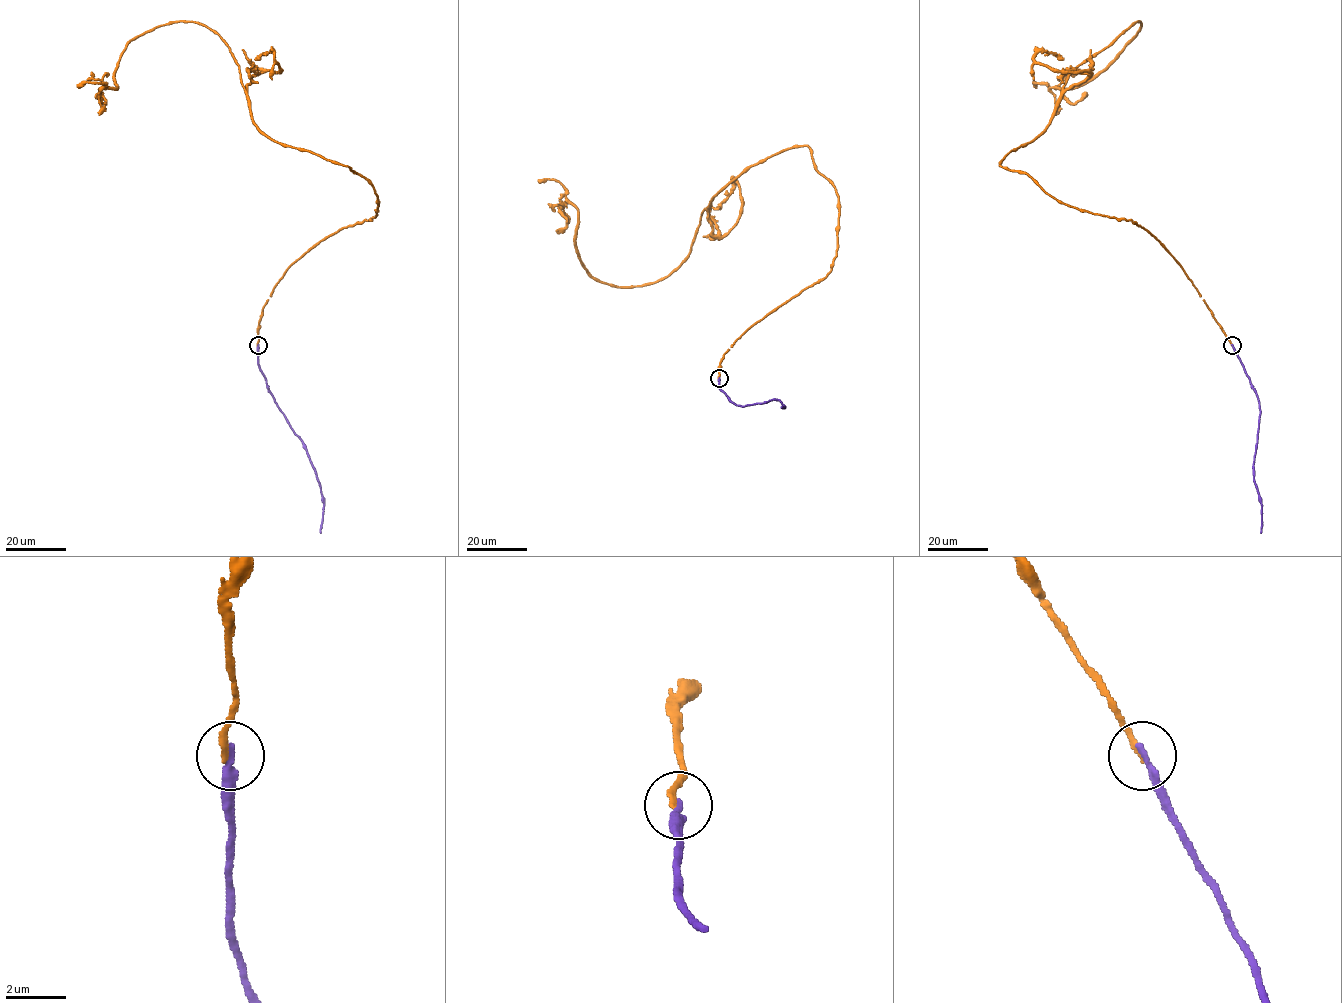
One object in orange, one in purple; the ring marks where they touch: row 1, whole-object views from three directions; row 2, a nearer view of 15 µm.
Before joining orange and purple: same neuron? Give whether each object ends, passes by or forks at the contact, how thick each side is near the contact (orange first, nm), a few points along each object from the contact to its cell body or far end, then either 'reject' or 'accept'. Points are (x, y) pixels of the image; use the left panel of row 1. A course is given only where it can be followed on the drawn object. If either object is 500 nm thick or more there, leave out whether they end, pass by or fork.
orange ends; purple ends; calibres 200 and 280 nm; course orange (258, 346), (285, 271), (375, 216), (373, 185), (269, 139), (227, 44), (193, 21), (134, 37), (95, 98); course purple (258, 346), (258, 365), (267, 387), (301, 441), (315, 472), (323, 505), (320, 532); reject

